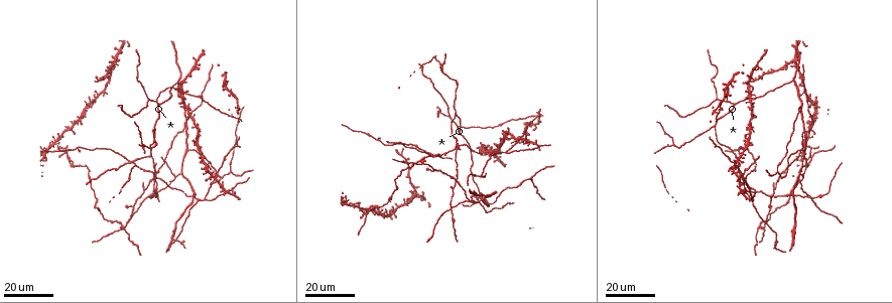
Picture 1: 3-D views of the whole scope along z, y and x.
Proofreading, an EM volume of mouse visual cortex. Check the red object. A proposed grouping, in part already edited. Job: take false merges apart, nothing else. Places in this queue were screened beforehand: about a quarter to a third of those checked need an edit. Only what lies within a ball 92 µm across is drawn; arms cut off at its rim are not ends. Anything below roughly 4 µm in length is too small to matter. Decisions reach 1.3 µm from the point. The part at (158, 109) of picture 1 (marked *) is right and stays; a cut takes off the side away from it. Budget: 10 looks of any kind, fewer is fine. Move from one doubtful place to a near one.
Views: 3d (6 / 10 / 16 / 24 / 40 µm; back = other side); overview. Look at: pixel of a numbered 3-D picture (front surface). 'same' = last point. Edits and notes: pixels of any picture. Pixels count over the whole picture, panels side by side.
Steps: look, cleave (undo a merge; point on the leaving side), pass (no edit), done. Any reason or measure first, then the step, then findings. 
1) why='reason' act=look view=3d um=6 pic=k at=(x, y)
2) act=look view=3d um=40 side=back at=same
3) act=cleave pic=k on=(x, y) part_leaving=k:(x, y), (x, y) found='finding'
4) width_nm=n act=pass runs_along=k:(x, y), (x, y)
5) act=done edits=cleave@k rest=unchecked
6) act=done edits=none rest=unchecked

why='three arms meet' act=look view=3d um=16 pic=1 at=(441, 74)

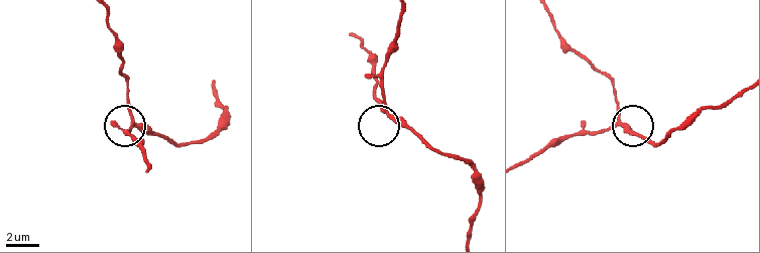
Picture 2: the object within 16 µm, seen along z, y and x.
act=look view=3d um=10 pic=2 at=(132, 124)

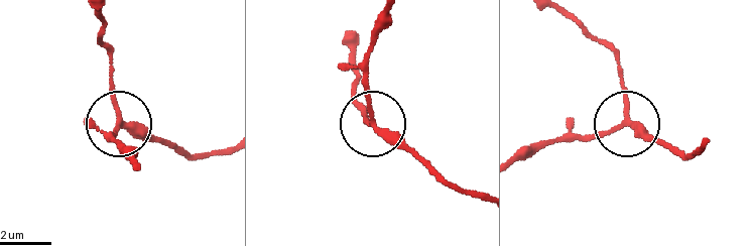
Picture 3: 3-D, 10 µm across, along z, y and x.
arms=3 act=pass runs_along=3:(229, 147), (183, 152), (125, 132), (112, 87), (112, 50) found='all the same cell'

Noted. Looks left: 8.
why='side arm on a straight run' act=look view=3d um=16 pic=1 at=(742, 175)

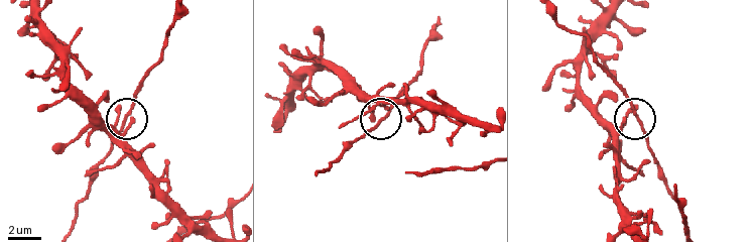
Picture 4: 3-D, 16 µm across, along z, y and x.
why='closer look' act=look view=3d um=6 pic=4 at=(378, 118)

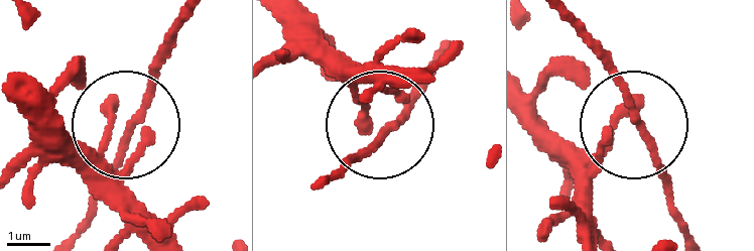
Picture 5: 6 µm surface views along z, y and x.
side_arm_um=25 act=pass runs_along=5:(78, 228), (149, 76), (174, 46) found='continuous, no second cell'

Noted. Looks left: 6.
why='small branch off a trunk' act=look view=3d um=24 pic=1 at=(483, 198)

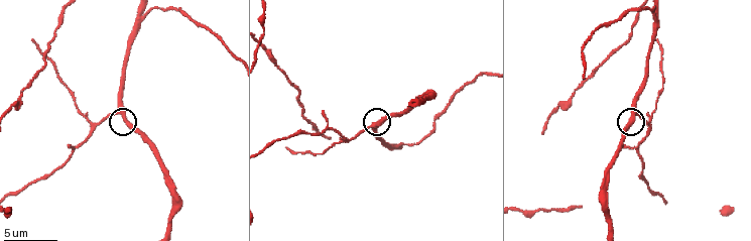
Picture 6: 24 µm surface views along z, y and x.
act=look view=3d um=6 pic=6 at=(635, 112)

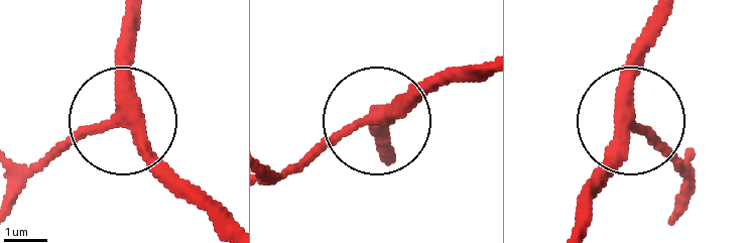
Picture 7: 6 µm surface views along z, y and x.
arms=3 act=pass found='continuous, no second cell'

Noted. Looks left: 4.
why='three-way junction' act=look view=3d um=16 pic=1 at=(498, 152)

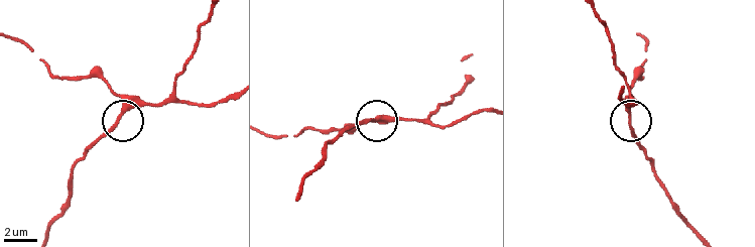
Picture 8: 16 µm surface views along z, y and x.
why='closer look' act=look view=3d um=6 pic=8 at=(629, 108)

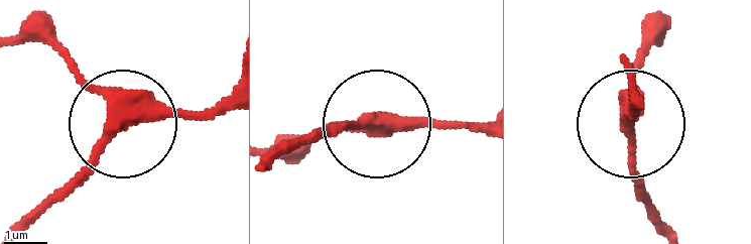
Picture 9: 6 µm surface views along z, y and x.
width_nm=320 act=pass found='all the same cell'

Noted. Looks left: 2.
why='three-way junction' act=look view=3d um=24 pic=1 at=(726, 101)

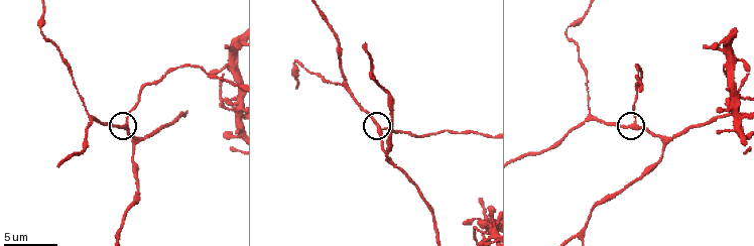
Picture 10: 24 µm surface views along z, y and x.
act=look view=3d um=6 pic=10 at=(635, 125)

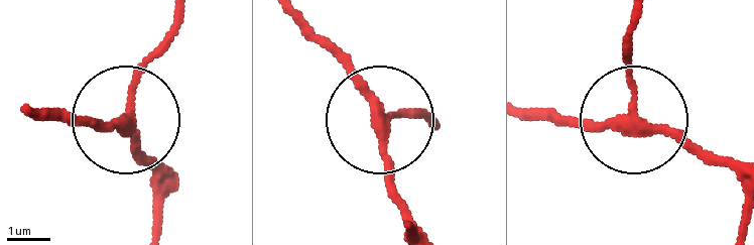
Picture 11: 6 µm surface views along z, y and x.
width_nm=240 act=pass found='continuous, no second cell'

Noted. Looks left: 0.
act=done edits=none rest=unchecked

